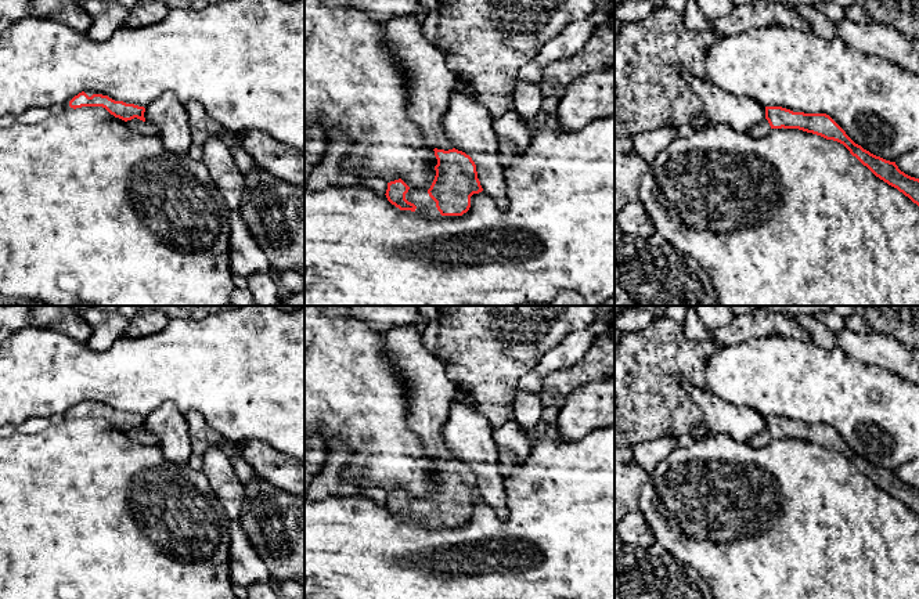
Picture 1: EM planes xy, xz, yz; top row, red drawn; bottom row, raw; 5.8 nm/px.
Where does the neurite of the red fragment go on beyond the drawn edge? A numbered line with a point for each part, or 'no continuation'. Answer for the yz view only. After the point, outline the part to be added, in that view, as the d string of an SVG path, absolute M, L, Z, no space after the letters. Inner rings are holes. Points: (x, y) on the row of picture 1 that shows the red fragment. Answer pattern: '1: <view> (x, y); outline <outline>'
1: yz (763, 127); outline M767 119L760 122L757 126L752 127L747 134L754 138L767 136L771 131L771 126Z

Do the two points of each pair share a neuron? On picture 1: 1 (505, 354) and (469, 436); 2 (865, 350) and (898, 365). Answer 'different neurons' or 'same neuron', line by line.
1: different neurons
2: same neuron

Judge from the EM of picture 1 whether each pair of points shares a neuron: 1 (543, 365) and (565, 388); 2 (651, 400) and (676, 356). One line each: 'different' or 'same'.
1: different
2: same

